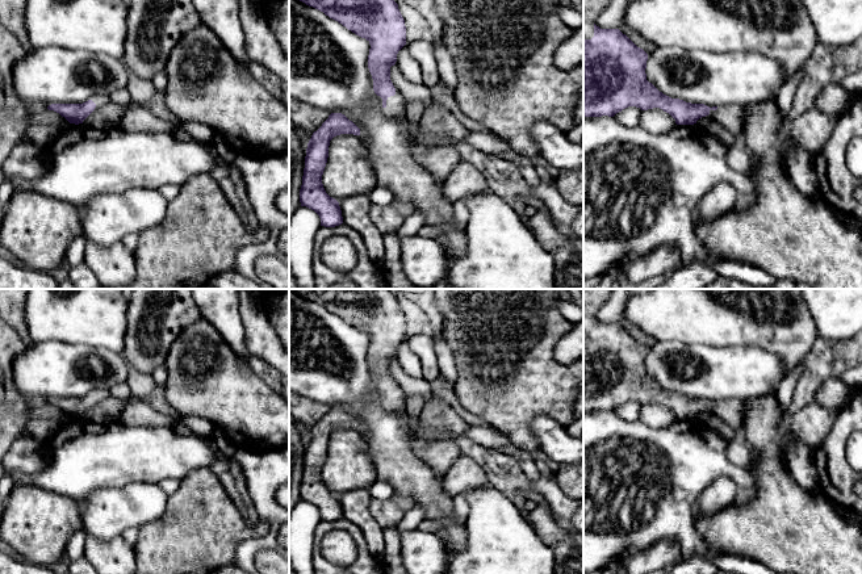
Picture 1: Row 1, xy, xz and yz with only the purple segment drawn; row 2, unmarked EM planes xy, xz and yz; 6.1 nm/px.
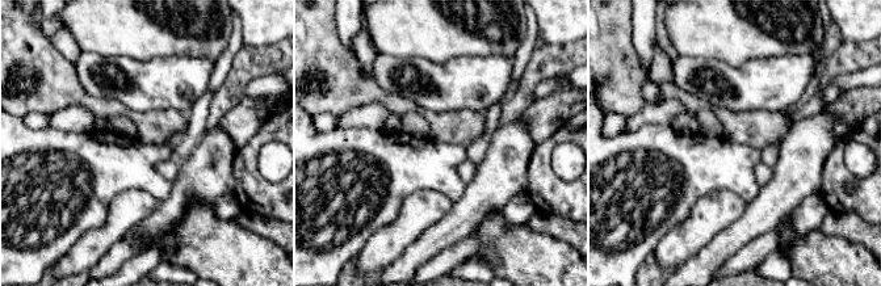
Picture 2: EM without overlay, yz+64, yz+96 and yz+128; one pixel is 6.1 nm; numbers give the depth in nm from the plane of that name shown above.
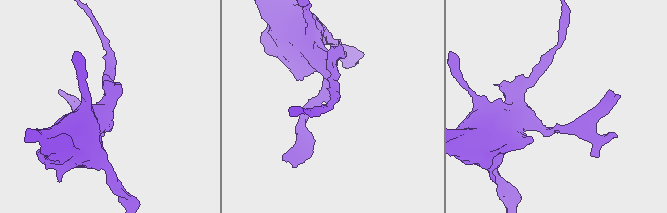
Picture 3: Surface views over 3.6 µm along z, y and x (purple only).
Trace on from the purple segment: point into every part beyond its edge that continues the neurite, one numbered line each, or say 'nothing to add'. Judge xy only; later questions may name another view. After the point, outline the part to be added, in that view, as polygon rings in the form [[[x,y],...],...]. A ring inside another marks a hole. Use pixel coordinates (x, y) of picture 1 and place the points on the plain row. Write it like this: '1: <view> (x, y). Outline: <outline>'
1: xy (100, 394). Outline: [[[93,389],[89,394],[92,394],[96,398],[95,405],[106,399],[110,395],[109,390],[106,389]]]

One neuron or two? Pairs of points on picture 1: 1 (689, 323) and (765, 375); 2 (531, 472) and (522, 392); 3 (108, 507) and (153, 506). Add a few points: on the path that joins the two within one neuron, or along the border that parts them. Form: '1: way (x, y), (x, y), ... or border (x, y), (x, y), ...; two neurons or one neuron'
1: border (693, 344), (754, 347); two neurons
2: border (497, 431), (501, 431), (522, 449); two neurons
3: way (118, 507), (142, 506); one neuron

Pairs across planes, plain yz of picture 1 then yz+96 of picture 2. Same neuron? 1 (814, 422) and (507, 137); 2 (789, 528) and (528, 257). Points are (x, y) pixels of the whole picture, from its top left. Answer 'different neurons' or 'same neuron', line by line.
1: different neurons
2: same neuron

